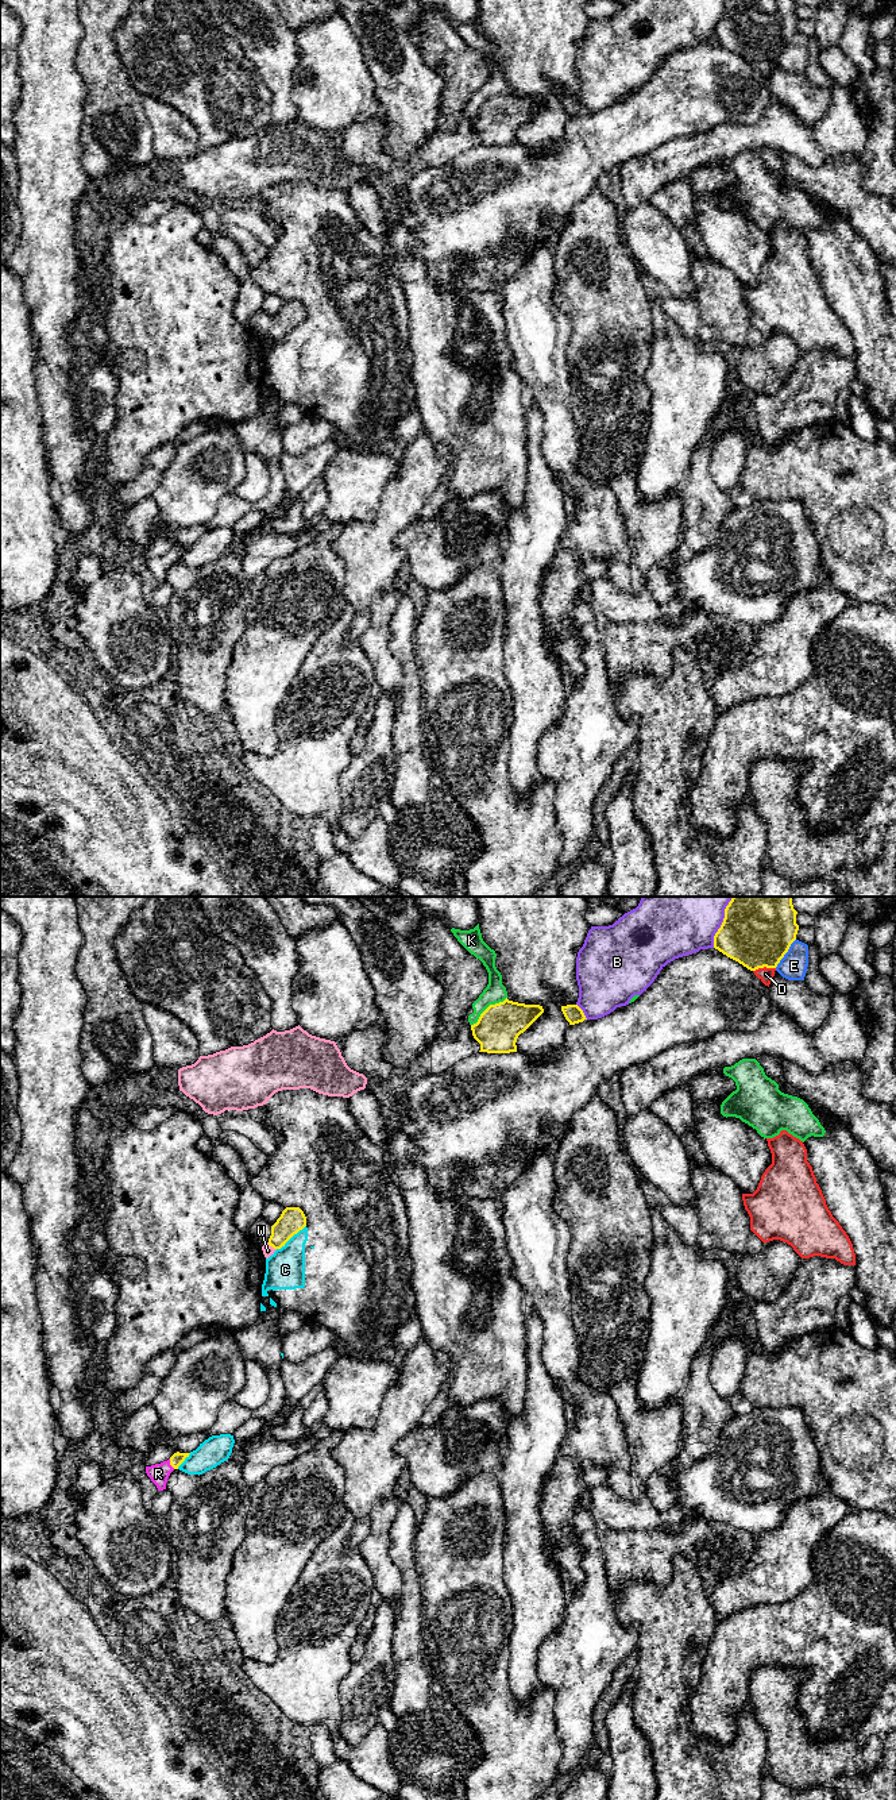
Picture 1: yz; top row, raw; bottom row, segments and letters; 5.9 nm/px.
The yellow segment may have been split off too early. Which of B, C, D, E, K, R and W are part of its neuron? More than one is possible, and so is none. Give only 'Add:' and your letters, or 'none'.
Add: R

